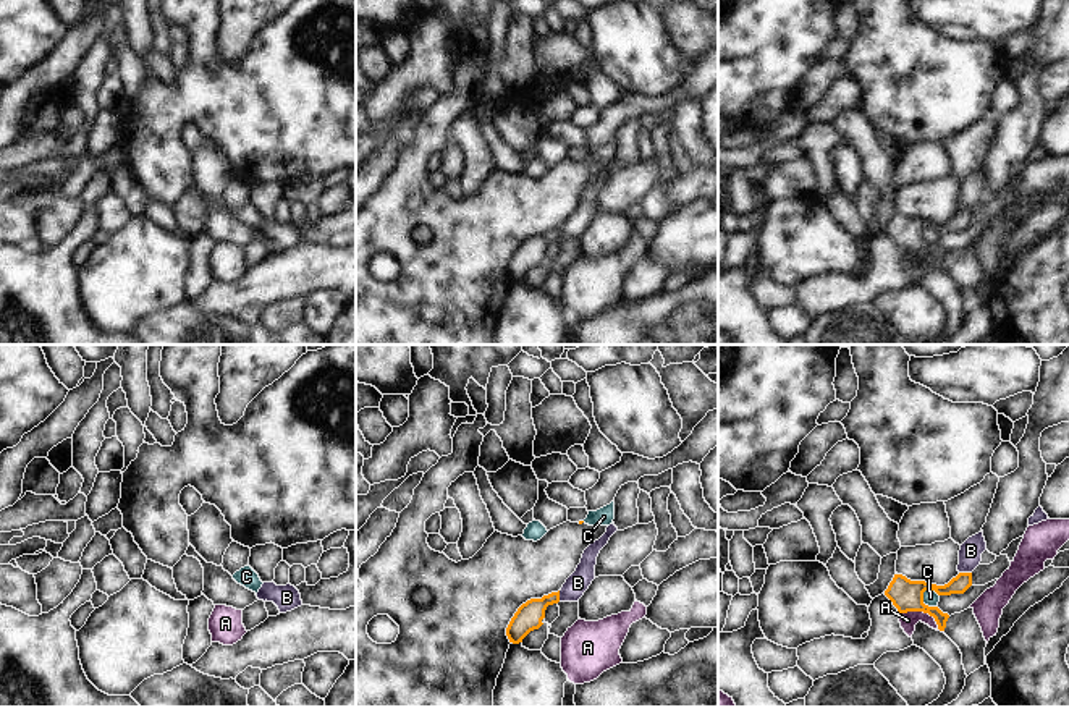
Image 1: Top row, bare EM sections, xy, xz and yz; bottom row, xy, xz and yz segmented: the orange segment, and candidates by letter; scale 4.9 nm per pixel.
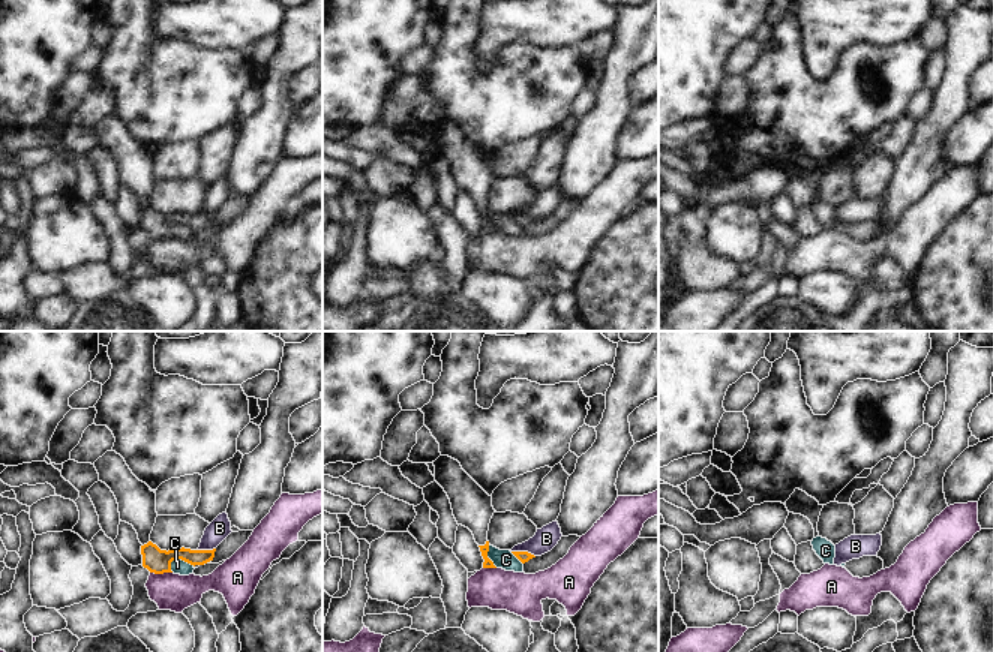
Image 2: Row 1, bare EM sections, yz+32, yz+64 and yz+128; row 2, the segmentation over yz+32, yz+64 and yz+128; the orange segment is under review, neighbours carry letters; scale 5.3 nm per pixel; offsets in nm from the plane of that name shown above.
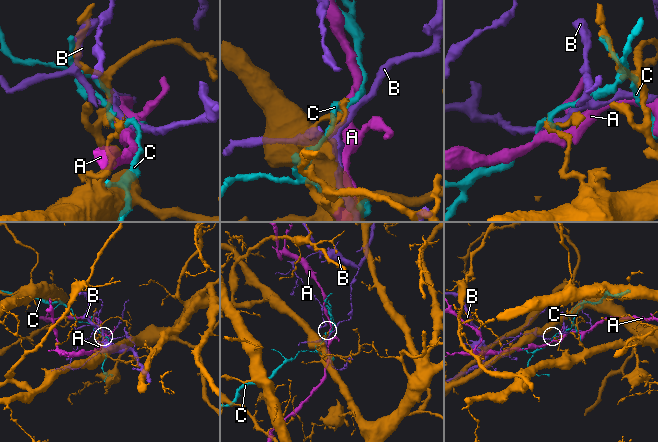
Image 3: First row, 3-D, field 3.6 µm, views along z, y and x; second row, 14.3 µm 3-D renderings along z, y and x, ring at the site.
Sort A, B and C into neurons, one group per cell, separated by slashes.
A / B / C

